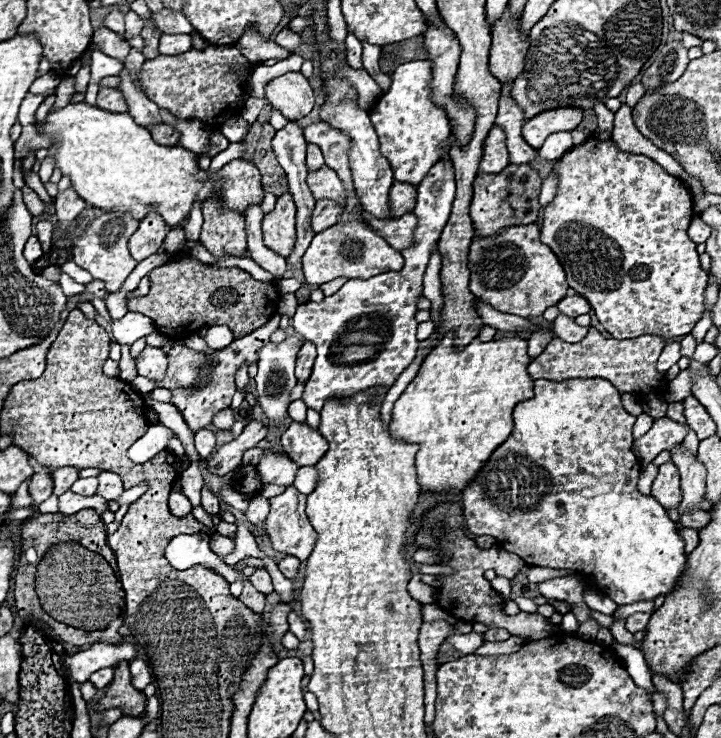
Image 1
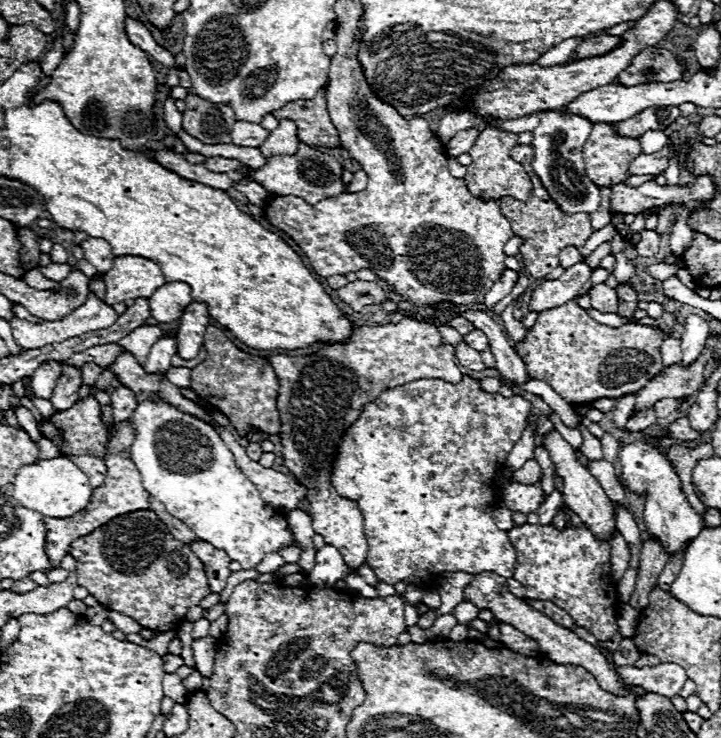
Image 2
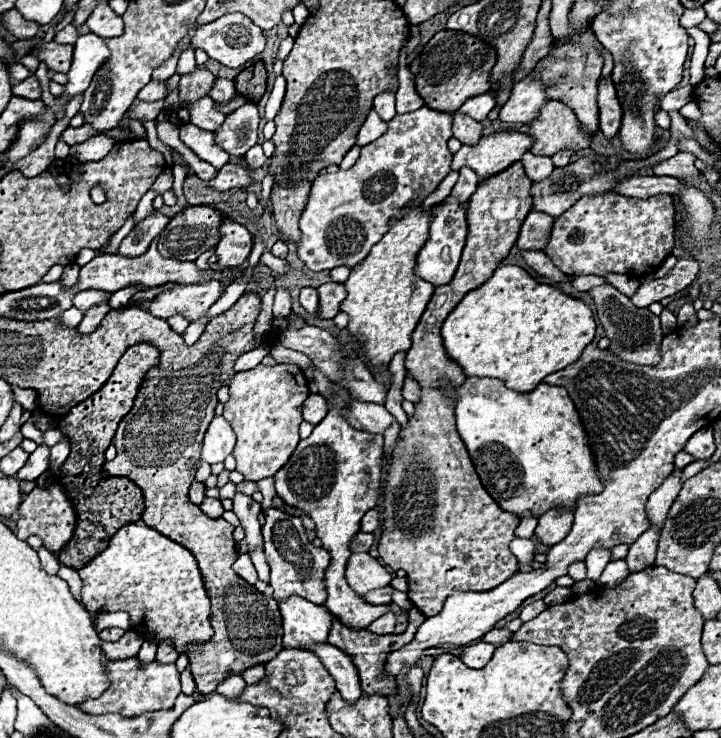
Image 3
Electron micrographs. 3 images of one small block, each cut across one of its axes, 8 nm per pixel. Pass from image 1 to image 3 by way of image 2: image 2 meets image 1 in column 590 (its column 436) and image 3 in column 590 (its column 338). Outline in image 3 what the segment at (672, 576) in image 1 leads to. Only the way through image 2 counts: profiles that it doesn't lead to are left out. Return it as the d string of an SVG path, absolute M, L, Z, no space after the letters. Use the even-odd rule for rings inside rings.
M466 378L466 382L456 390L456 426L464 440L476 472L494 498L494 502L504 510L512 512L520 520L526 516L542 516L552 508L576 510L578 498L586 494L600 494L602 482L596 470L596 460L582 428L580 416L568 392L560 386L538 384L532 392L520 394L504 386L496 378Z

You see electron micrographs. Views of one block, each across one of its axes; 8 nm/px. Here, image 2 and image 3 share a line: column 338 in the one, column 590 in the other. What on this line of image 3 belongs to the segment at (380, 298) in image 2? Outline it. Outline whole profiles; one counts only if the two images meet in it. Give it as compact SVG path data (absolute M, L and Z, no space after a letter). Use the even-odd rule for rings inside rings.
M604 284L588 290L588 296L596 304L596 314L606 330L606 336L612 340L610 350L618 354L622 360L632 364L658 364L660 362L660 342L662 342L662 330L660 330L660 318L652 314L648 308L636 308L628 296L618 292L614 286Z

